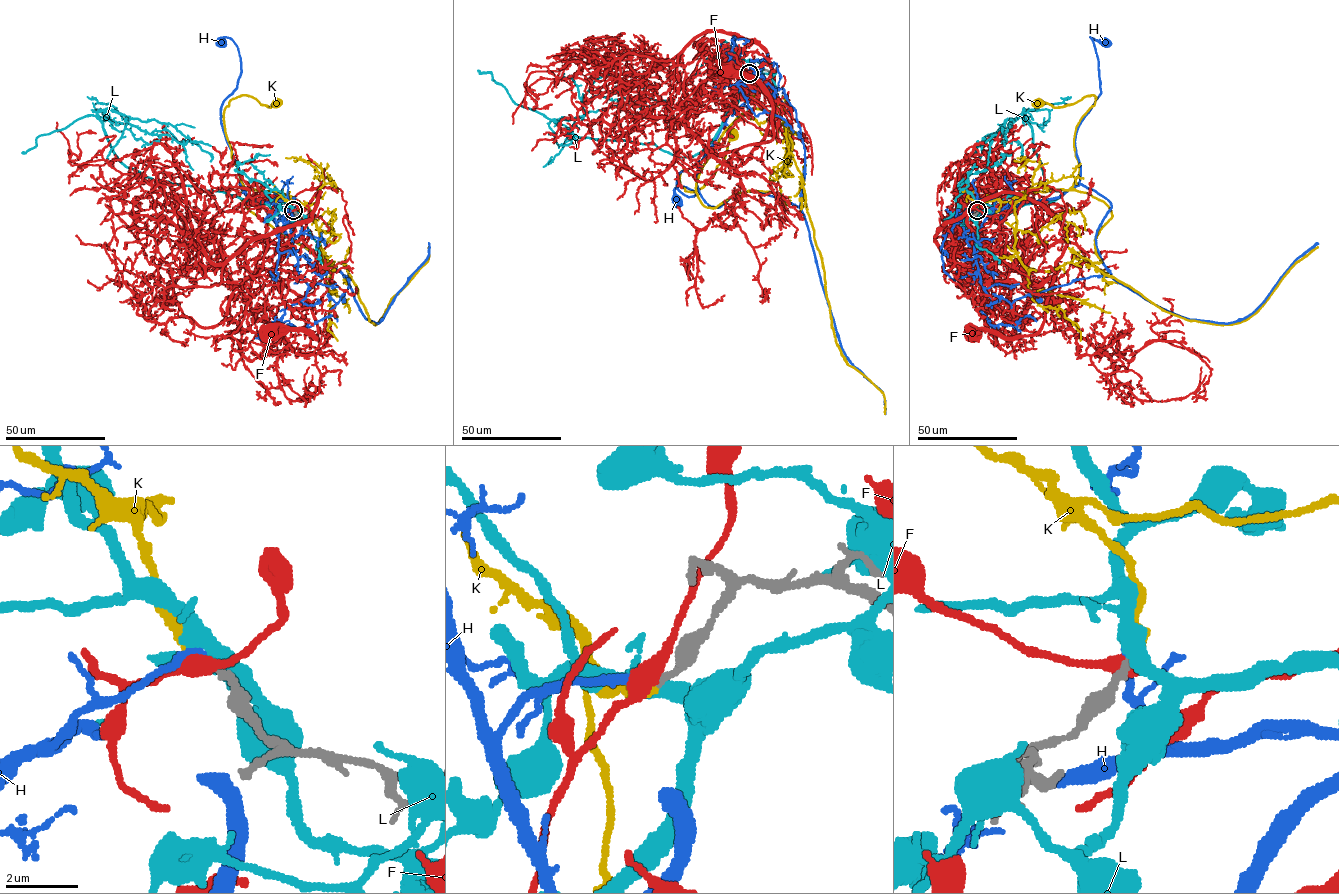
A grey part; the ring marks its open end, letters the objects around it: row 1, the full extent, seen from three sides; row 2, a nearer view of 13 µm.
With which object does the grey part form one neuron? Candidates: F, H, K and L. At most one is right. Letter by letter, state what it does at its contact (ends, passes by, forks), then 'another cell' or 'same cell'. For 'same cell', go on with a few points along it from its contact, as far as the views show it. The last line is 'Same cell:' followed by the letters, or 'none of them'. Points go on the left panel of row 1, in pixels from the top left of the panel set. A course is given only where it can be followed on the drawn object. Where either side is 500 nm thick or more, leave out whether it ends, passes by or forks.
F: it passes by; another cell
H: it ends; another cell
K: it ends; same cell; course (293, 210), (289, 202), (298, 201), (292, 197), (243, 186), (225, 127), (231, 99), (276, 103)
L: it passes by; another cell
Same cell: K

